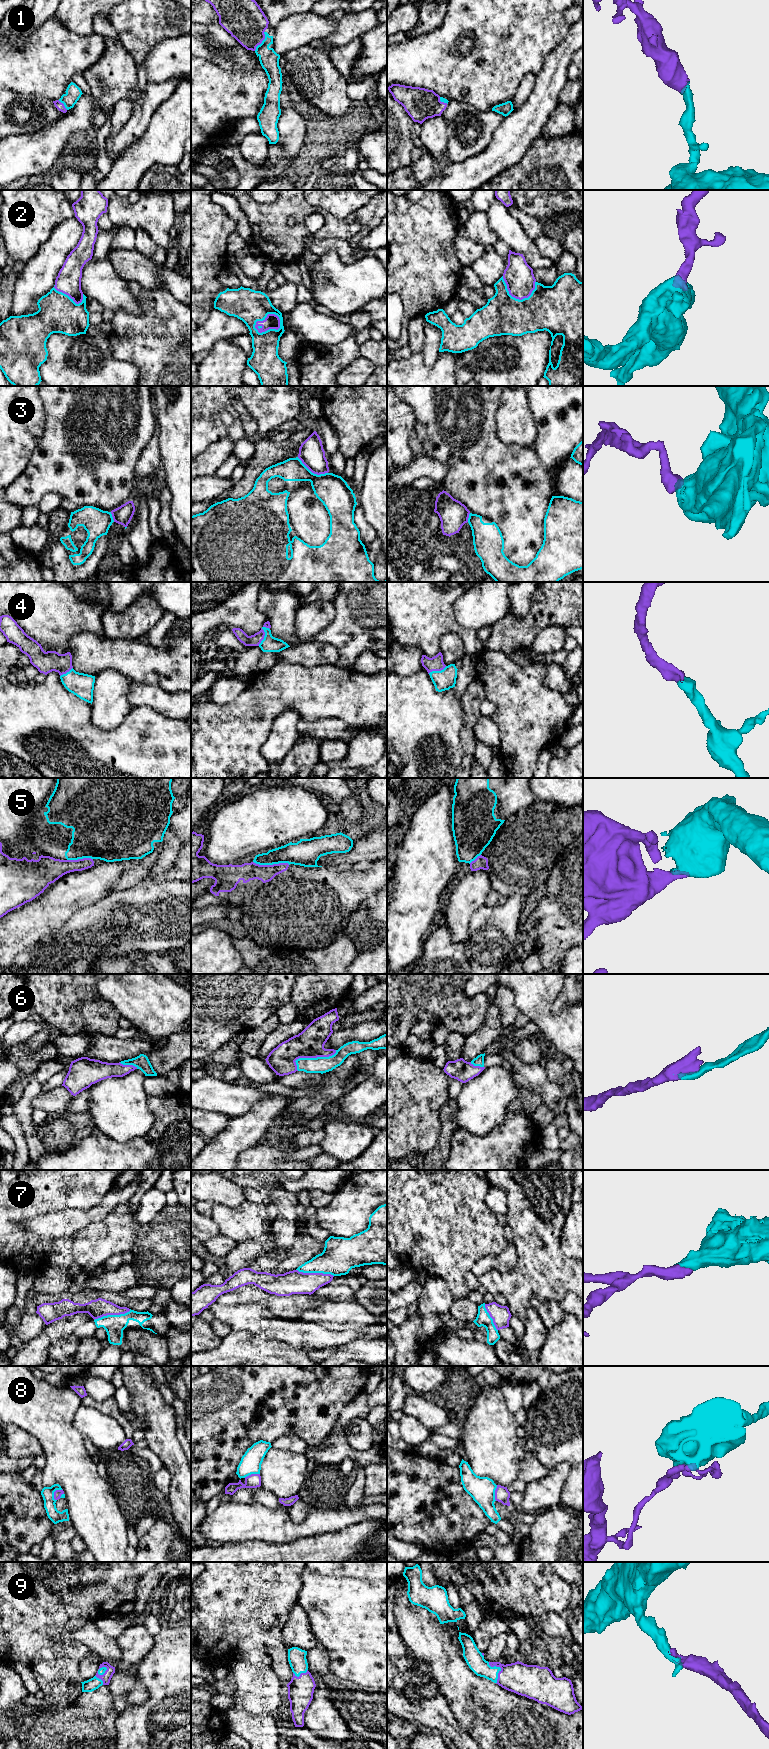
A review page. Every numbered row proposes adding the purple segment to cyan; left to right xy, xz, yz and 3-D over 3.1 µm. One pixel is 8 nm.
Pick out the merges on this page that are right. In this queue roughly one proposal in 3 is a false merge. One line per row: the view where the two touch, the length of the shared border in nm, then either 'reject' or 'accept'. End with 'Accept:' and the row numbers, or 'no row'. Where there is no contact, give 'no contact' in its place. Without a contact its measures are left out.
1: contact in xz; length 180 nm; accept
2: contact in xz; length 220 nm; accept
3: contact in xz; length 280 nm; reject
4: contact in xz; length 170 nm; accept
5: contact in xz; length 300 nm; reject
6: contact in xz; length 360 nm; accept
7: contact in xz; length 300 nm; accept
8: contact in xy; length 110 nm; reject
9: contact in yz; length 190 nm; accept
Accept: 1, 2, 4, 6, 7, 9

